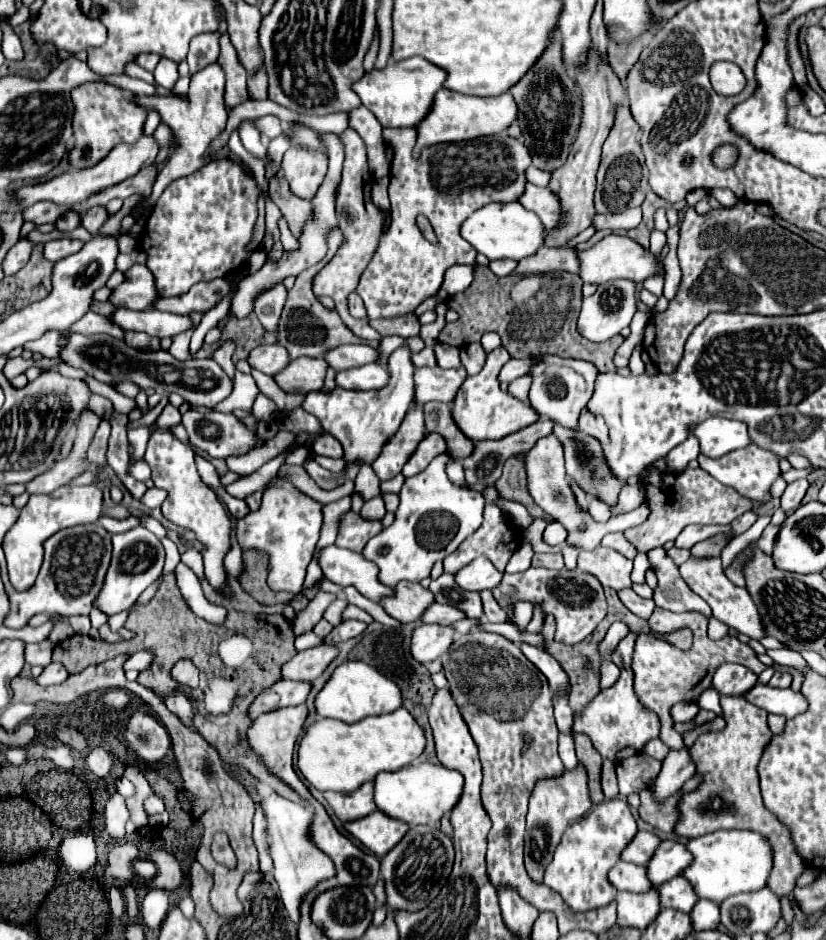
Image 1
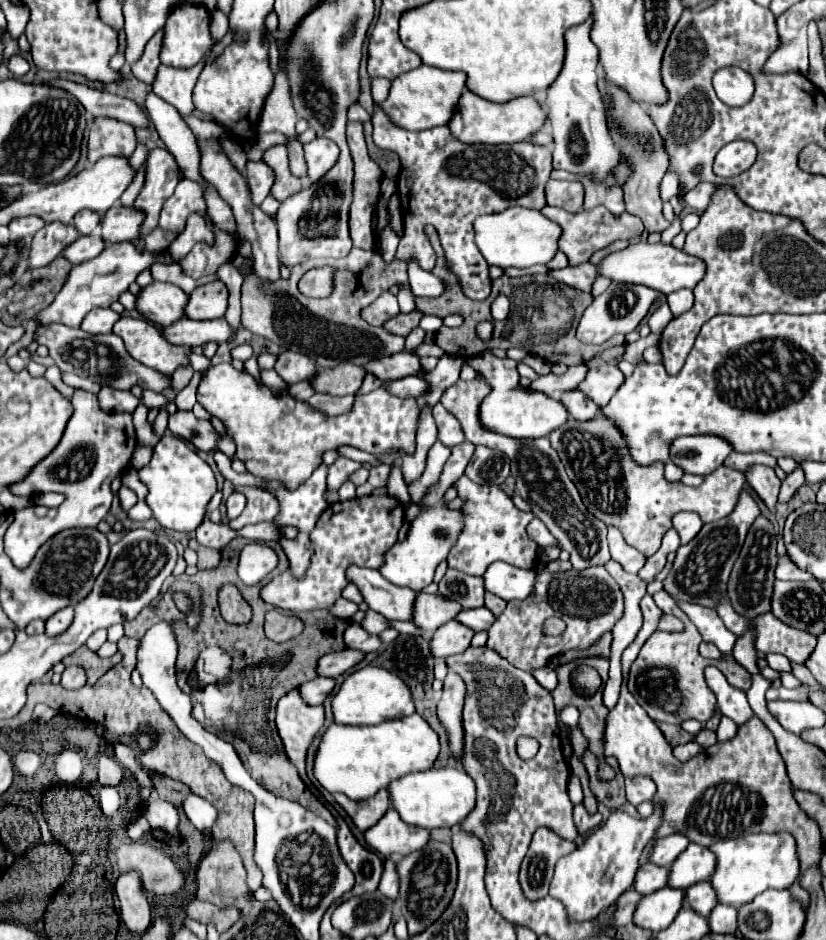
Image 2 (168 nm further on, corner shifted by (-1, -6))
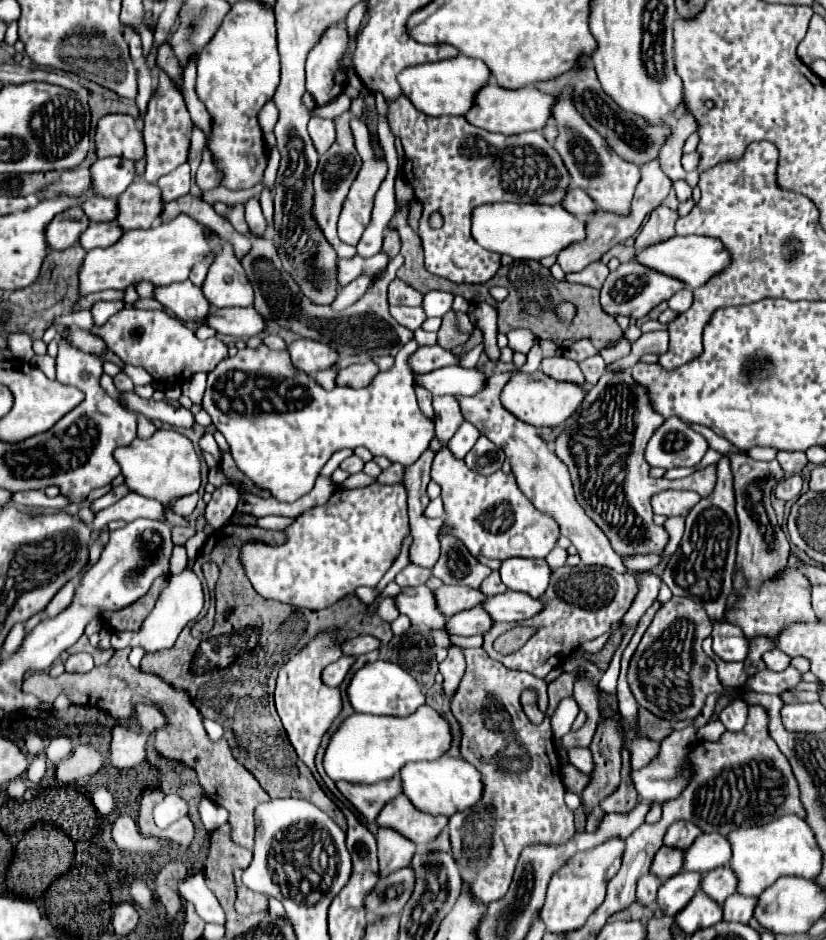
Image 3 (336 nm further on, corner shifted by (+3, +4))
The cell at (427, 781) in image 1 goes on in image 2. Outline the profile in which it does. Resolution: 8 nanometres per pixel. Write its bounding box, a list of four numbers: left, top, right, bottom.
[390,768,476,828]

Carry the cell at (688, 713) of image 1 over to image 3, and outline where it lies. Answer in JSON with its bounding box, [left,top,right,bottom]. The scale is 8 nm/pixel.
[630,726,696,804]

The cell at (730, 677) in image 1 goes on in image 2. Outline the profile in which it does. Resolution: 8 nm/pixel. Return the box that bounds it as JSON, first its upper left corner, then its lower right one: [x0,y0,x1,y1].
[704,666,754,726]

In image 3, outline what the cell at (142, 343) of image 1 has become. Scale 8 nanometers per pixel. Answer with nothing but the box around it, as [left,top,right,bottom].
[56,308,228,386]

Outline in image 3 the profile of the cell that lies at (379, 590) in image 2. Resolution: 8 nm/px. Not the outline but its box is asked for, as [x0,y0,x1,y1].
[394,586,446,628]

